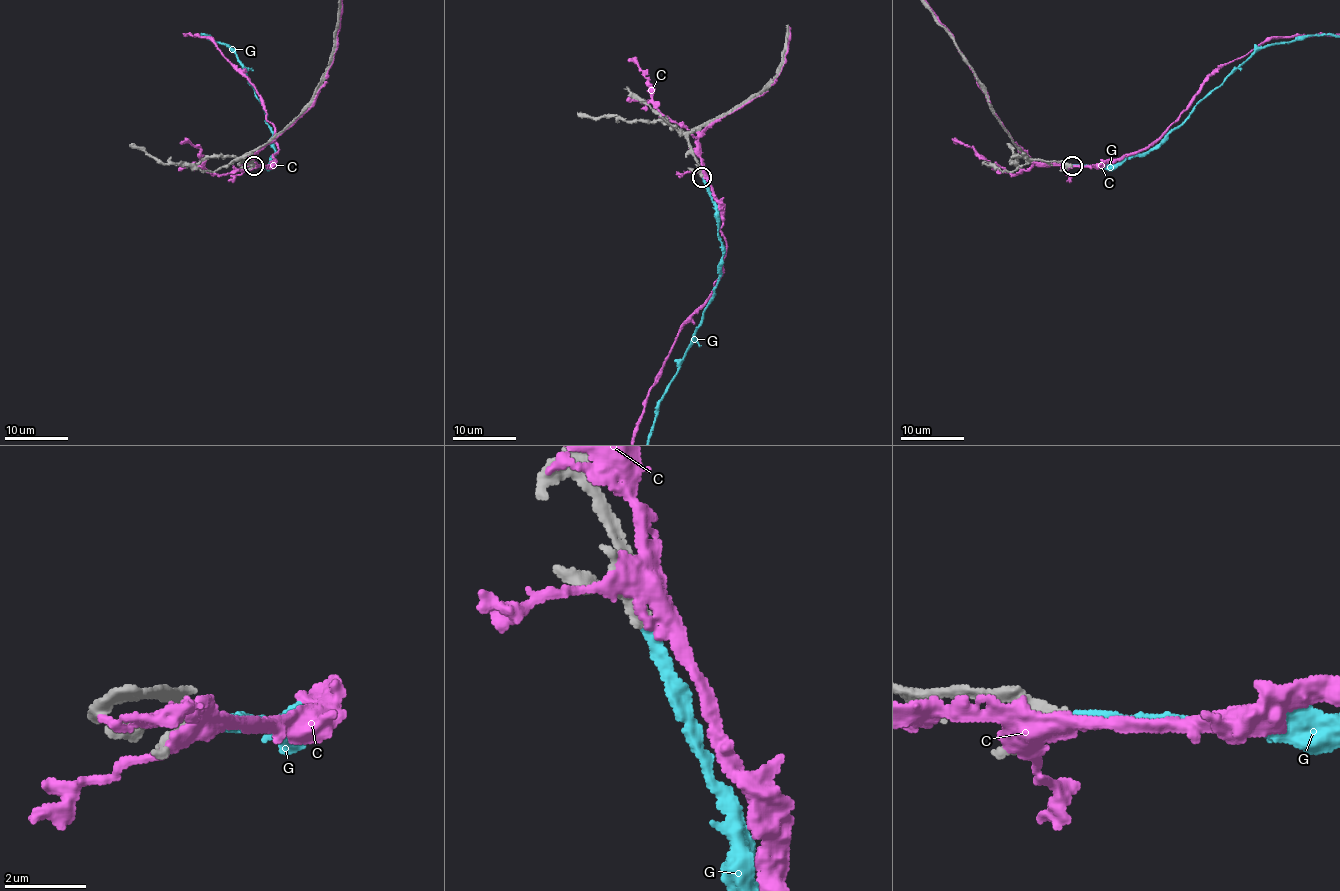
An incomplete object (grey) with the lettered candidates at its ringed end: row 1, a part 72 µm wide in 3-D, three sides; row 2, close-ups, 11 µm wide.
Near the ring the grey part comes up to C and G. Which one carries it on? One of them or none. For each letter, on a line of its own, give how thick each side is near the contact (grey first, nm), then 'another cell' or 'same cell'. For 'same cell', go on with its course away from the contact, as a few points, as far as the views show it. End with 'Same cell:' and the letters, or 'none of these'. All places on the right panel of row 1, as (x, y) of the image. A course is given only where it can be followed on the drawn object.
C: calibres 360 and 420 nm; another cell
G: calibres 280 and 320 nm; same cell
Same cell: G

